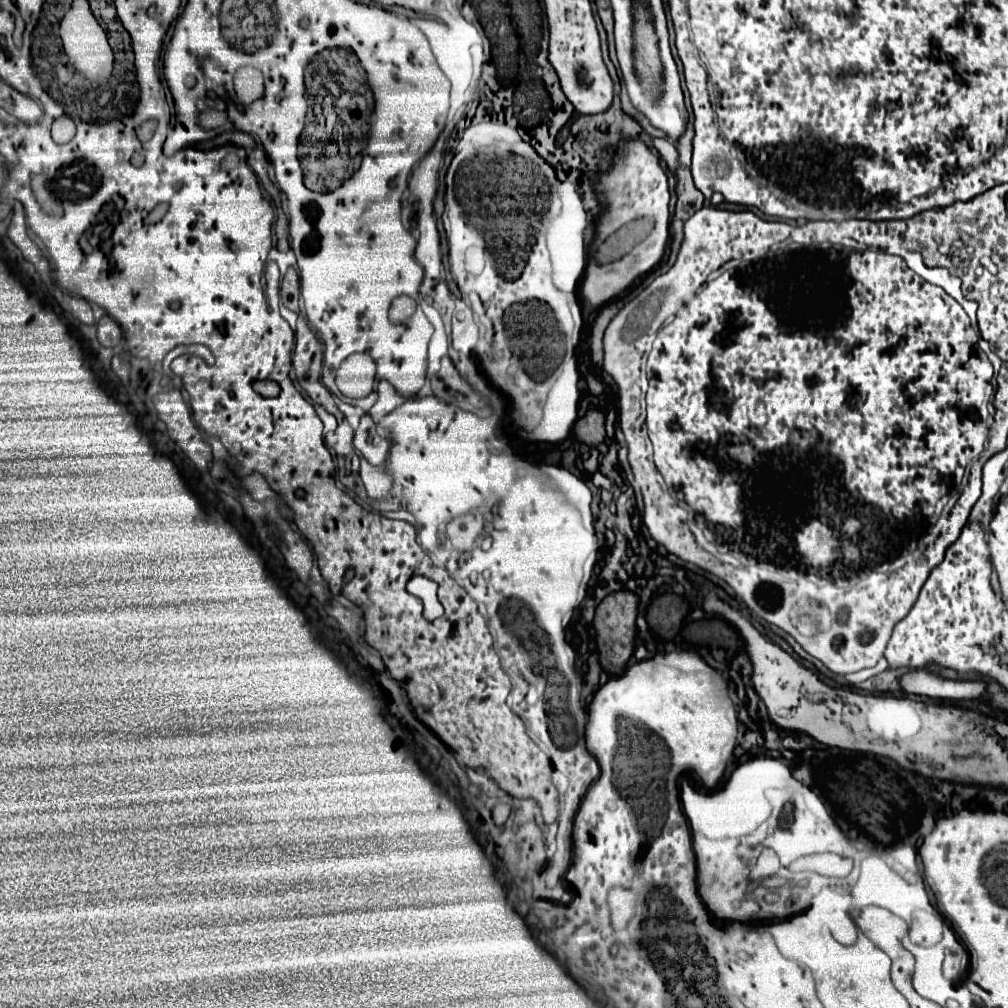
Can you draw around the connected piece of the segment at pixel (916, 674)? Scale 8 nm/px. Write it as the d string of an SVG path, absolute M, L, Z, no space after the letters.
M917 667L899 677L901 689L913 695L925 695L933 699L953 699L953 701L969 701L981 697L987 689L985 679L967 681L967 679L945 679L927 667Z

